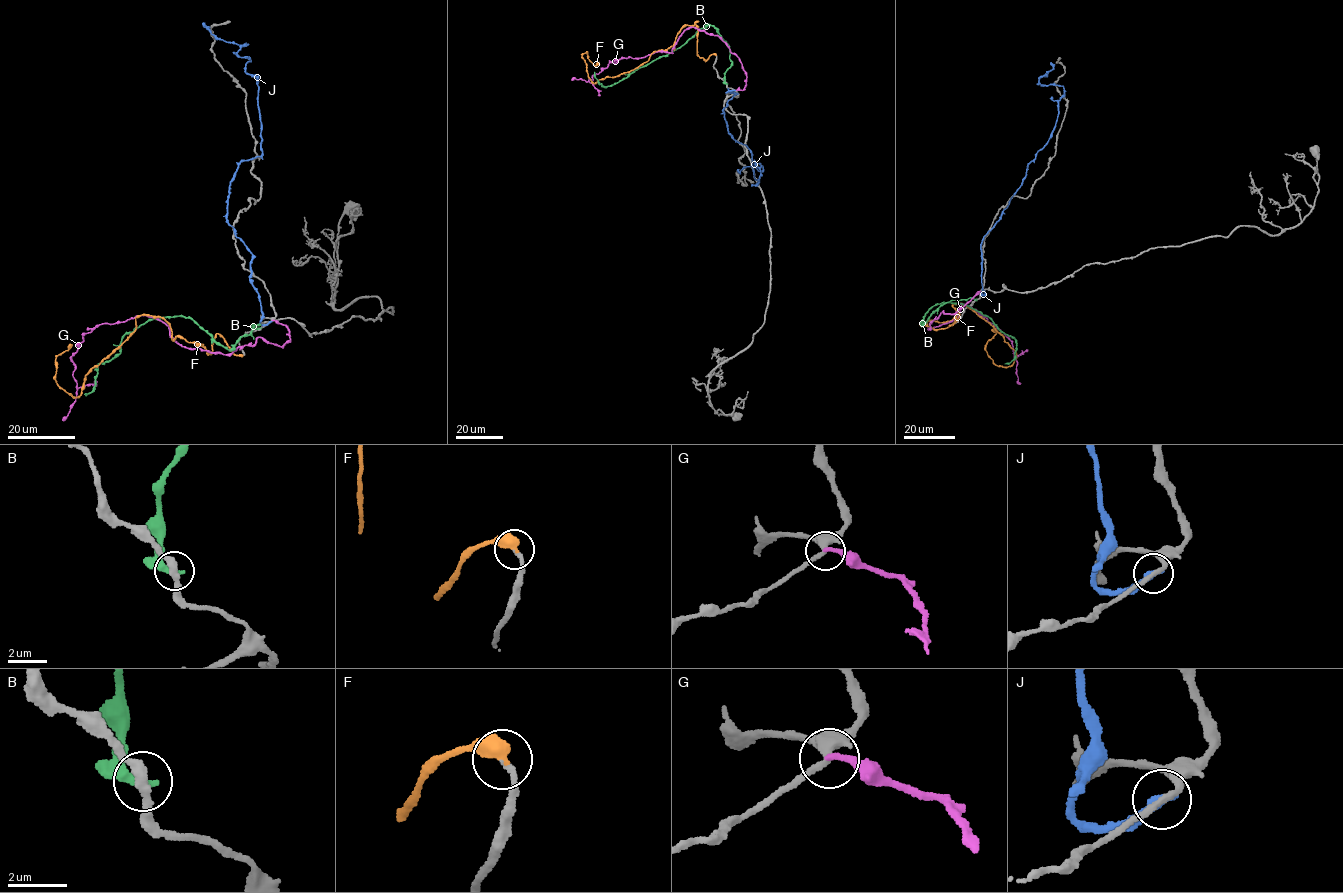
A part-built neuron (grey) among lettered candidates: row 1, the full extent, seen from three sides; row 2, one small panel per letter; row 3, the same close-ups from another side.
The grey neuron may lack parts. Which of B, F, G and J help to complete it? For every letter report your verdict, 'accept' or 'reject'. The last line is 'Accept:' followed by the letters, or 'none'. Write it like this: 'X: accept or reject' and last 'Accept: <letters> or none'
B: reject
F: accept
G: reject
J: reject
Accept: F

